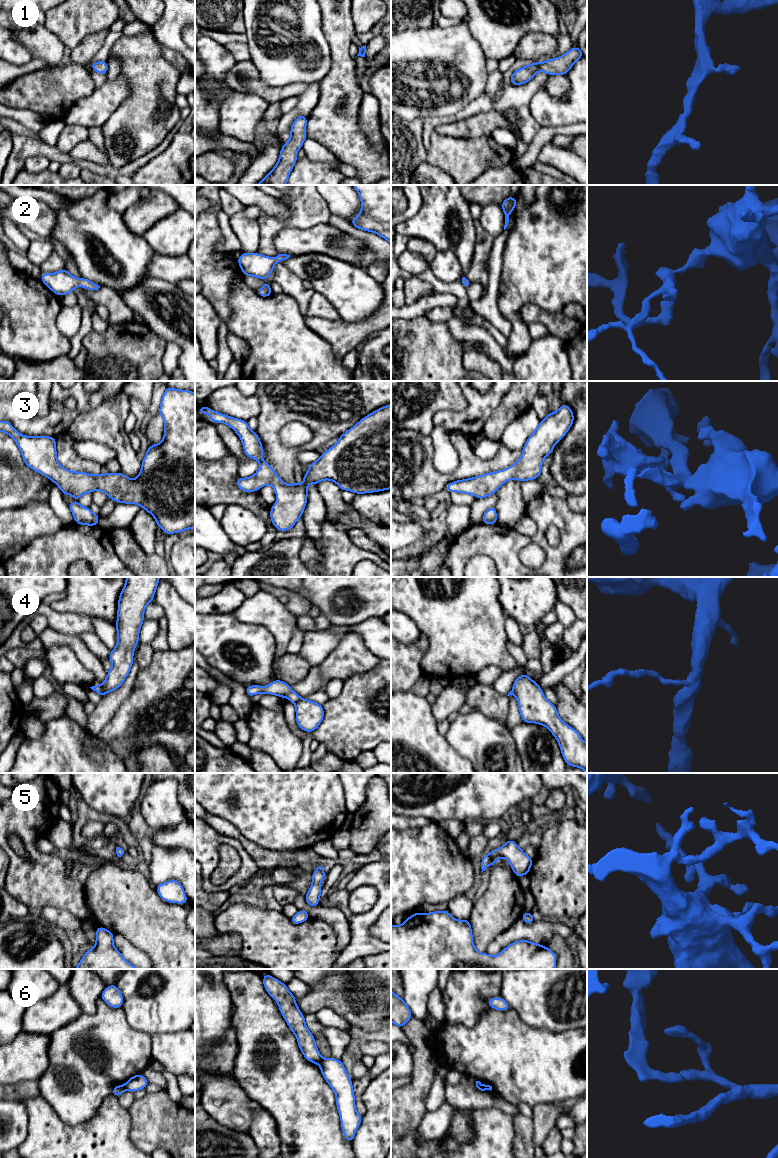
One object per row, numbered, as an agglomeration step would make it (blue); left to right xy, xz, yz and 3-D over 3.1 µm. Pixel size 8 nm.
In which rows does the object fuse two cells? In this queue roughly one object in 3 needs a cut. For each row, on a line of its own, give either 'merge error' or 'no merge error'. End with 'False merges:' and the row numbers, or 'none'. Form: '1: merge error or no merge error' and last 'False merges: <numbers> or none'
1: no merge error
2: no merge error
3: no merge error
4: merge error
5: no merge error
6: merge error
False merges: 4, 6

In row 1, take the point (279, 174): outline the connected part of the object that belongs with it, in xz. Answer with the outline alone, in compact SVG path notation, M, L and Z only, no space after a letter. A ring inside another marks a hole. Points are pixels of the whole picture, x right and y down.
M307 116L296 118L290 130L290 140L284 142L275 167L256 185L287 185L288 177L297 161L297 151L306 140Z

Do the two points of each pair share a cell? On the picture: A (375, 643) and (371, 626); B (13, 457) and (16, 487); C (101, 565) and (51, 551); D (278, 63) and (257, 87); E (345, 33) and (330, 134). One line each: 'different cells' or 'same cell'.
A: same cell
B: same cell
C: same cell
D: different cells
E: same cell

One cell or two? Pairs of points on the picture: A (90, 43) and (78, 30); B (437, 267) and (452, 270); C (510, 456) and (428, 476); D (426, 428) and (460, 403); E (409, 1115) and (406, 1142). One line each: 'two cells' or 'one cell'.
A: two cells
B: one cell
C: one cell
D: one cell
E: one cell

